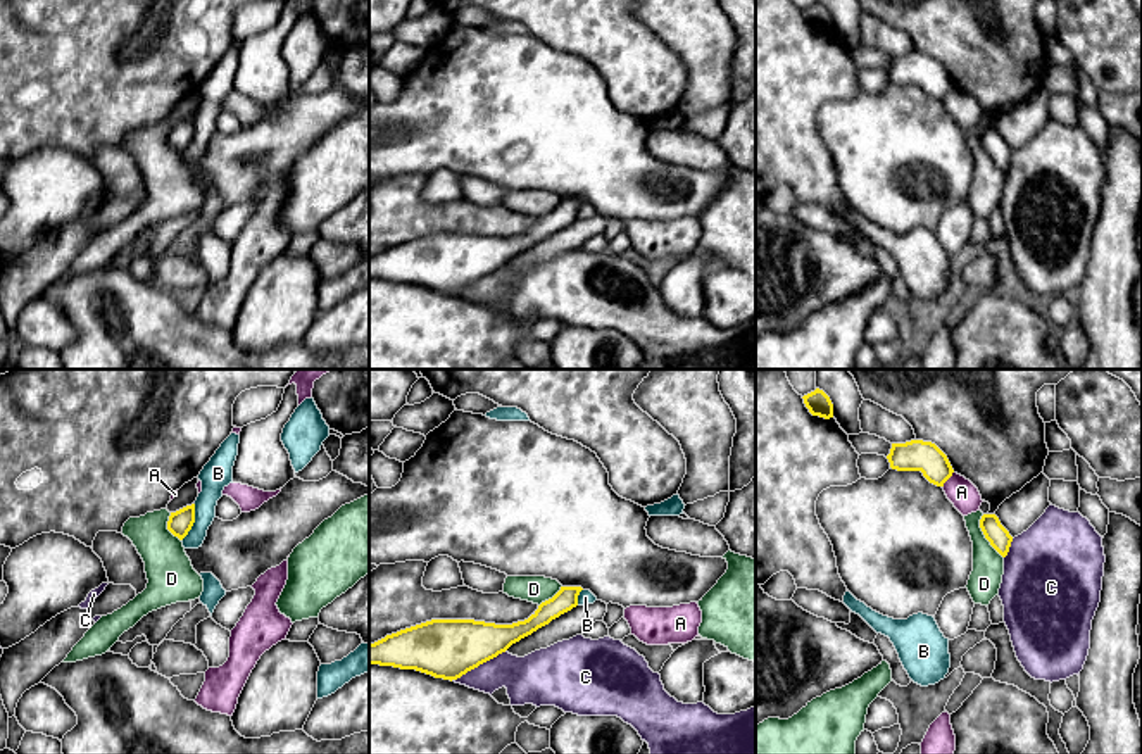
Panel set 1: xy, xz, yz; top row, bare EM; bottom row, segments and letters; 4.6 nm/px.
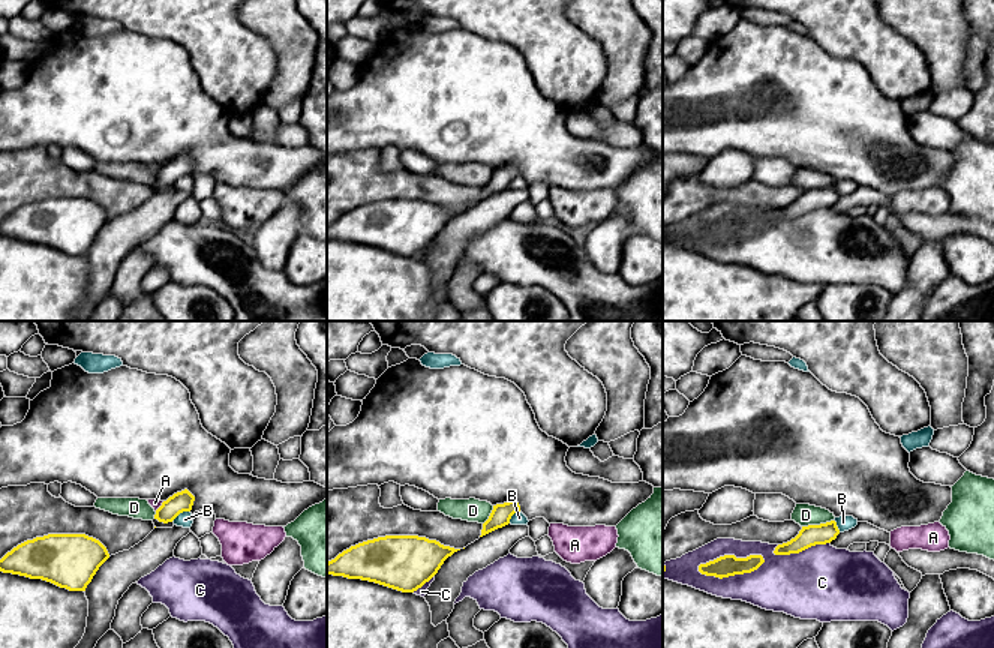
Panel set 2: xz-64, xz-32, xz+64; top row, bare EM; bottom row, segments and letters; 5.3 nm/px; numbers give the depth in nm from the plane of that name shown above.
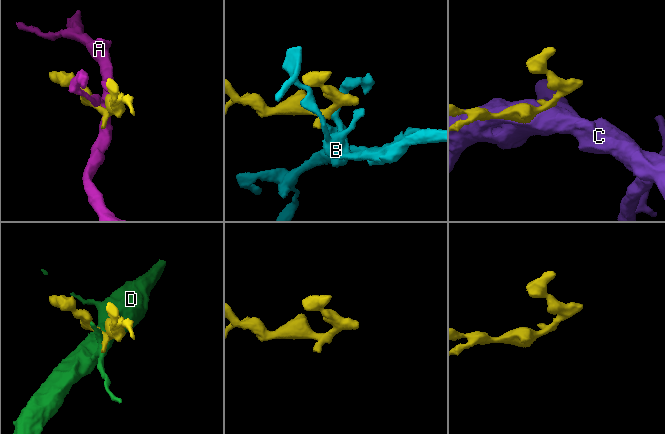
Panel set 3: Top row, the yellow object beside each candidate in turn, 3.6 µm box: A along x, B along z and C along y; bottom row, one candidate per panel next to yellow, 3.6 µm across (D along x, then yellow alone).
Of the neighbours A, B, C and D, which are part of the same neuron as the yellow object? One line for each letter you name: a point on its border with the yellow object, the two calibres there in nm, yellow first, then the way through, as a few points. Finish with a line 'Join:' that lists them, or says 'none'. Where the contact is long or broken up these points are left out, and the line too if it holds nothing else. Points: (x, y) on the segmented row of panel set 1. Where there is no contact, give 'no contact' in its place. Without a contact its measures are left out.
Join: none

